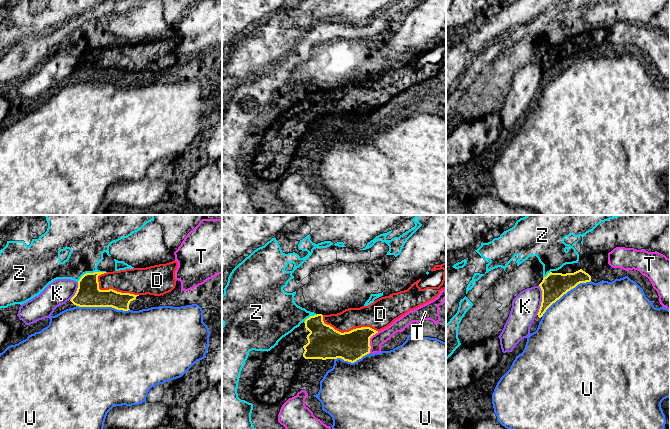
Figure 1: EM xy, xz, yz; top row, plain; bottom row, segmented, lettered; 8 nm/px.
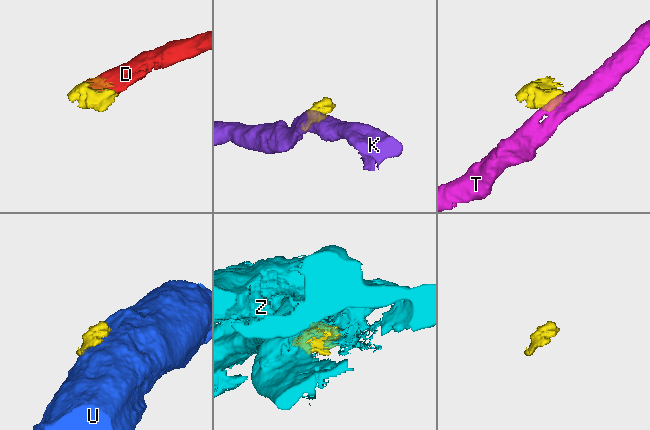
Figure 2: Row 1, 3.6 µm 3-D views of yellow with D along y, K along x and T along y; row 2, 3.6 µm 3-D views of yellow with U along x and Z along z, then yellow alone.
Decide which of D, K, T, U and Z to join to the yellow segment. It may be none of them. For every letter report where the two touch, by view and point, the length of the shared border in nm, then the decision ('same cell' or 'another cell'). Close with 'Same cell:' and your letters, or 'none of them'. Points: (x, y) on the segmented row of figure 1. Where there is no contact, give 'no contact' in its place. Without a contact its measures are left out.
D: contact xz (348, 332); length 480 nm; same cell
K: contact yz (542, 300); length 240 nm; another cell
T: contact xz (369, 341); length 180 nm; another cell
U: contact xy (103, 306); length 440 nm; another cell
Z: contact xy (91, 273); length 260 nm; another cell
Same cell: D

